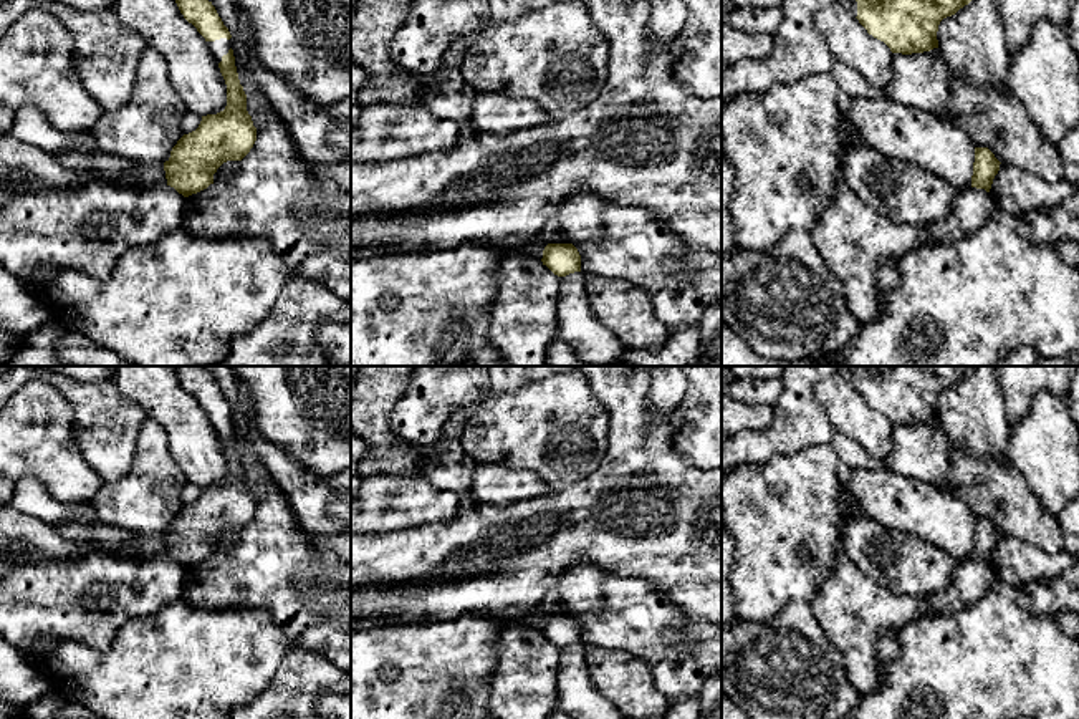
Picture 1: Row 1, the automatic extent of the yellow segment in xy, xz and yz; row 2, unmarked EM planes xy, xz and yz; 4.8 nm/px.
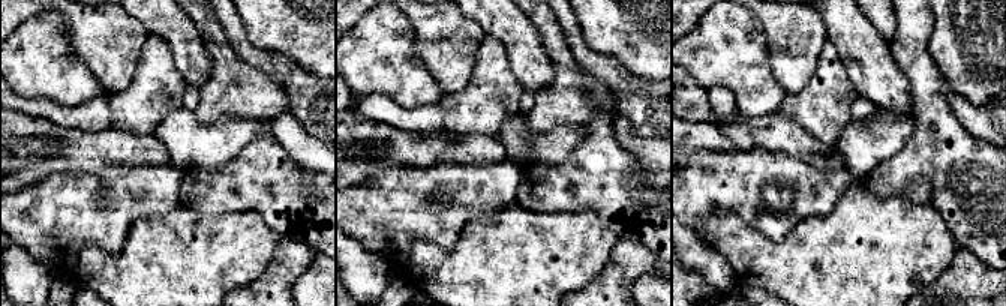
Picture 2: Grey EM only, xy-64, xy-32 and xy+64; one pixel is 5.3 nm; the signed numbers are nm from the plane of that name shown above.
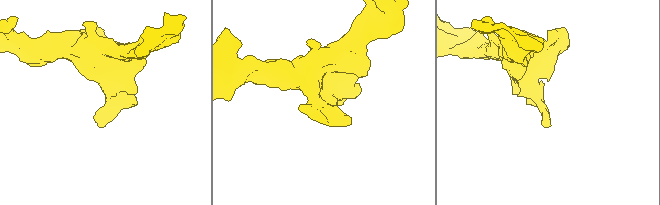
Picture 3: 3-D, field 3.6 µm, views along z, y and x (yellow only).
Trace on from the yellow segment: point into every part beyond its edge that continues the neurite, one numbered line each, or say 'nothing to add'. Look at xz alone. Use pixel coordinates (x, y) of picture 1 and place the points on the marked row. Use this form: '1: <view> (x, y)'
nothing to add

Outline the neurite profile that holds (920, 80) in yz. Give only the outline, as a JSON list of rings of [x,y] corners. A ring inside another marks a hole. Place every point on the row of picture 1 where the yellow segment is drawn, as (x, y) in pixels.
[[[938,48],[912,55],[894,53],[890,68],[887,98],[938,118],[945,114],[950,71]]]

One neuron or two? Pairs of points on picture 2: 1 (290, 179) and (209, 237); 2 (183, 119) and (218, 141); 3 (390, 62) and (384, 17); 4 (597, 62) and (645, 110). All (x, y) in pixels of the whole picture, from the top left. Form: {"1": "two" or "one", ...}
{"1": "two", "2": "one", "3": "one", "4": "one"}

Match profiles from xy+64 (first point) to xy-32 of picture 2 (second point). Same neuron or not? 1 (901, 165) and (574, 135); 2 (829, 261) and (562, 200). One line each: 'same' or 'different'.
1: different
2: different

